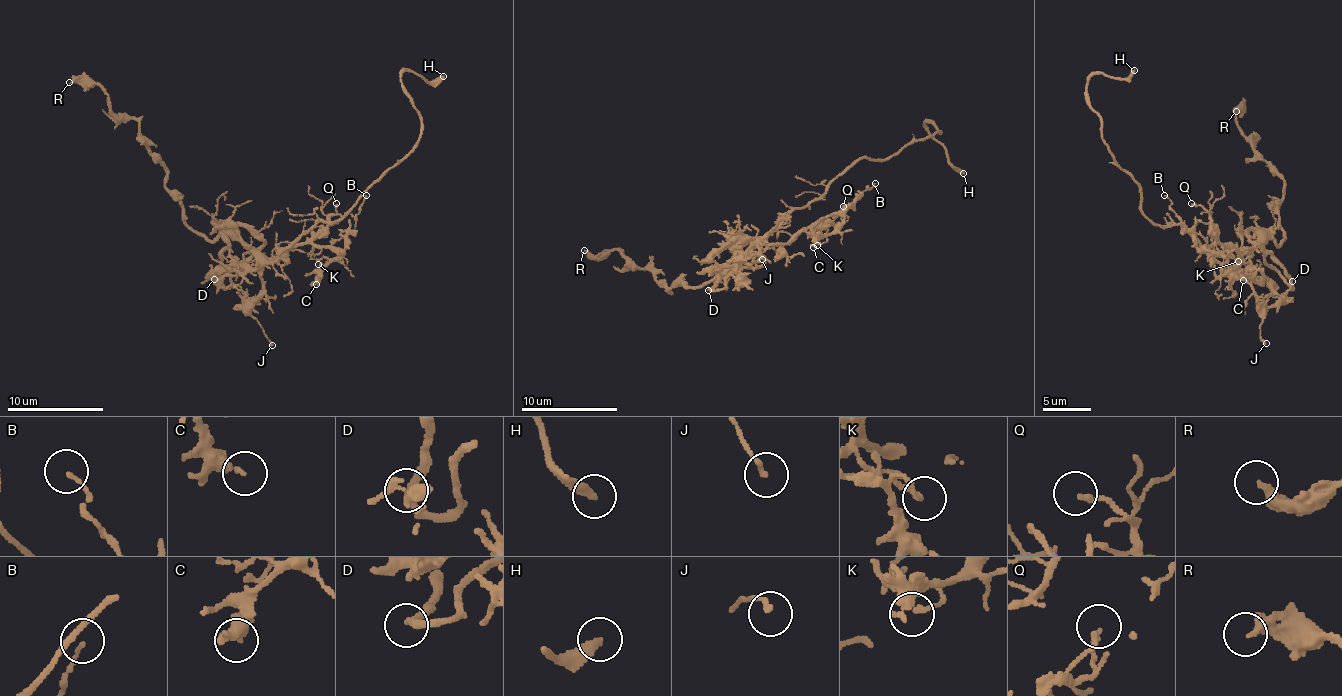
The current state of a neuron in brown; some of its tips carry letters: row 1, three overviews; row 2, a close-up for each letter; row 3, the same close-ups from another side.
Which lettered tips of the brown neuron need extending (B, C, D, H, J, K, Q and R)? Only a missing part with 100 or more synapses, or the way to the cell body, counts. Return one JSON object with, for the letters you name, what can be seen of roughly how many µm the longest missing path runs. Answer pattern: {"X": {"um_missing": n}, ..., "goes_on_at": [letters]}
{"H": {"um_missing": 4}, "goes_on_at": ["H"]}

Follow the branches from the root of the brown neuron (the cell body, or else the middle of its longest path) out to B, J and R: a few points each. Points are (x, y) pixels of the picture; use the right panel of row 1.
B: (1217, 263), (1227, 259), (1224, 243), (1227, 244), (1206, 245), (1197, 233), (1184, 225), (1164, 195)
J: (1217, 263), (1232, 265), (1252, 287), (1263, 317), (1259, 337), (1266, 343)
R: (1217, 263), (1284, 240), (1284, 180), (1236, 111)

